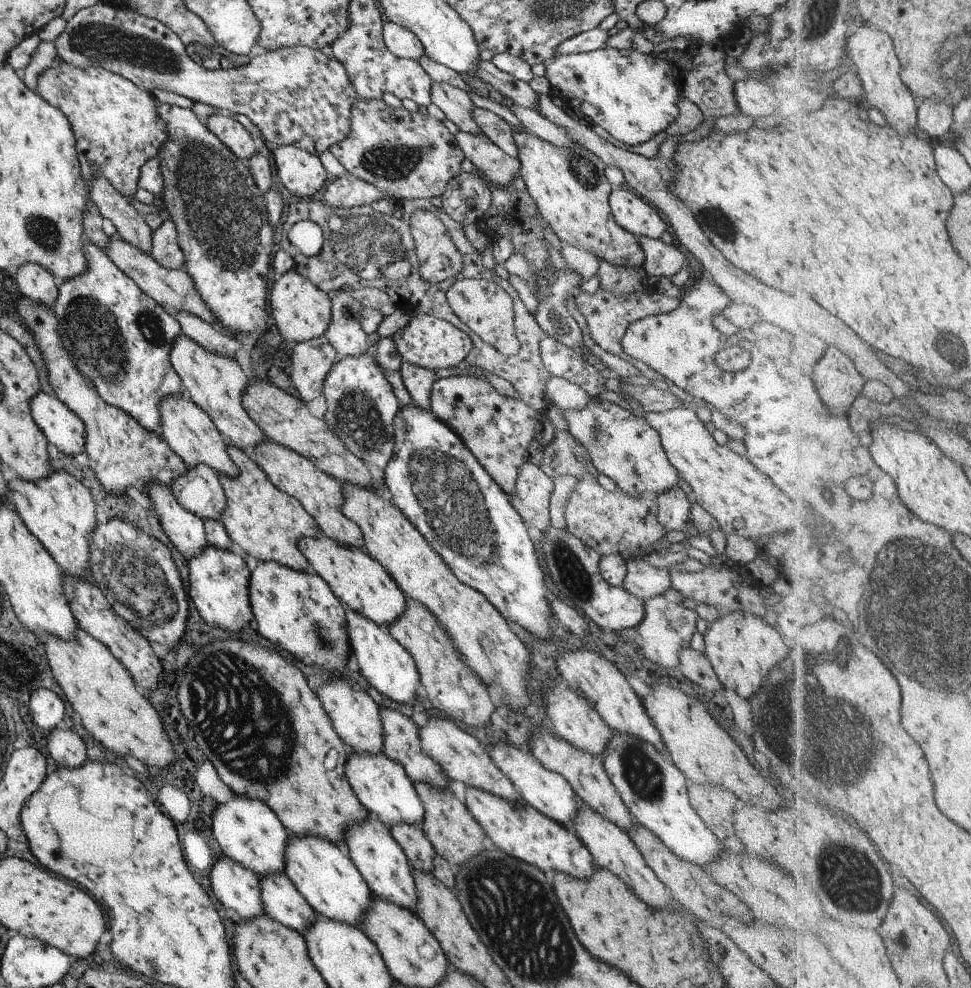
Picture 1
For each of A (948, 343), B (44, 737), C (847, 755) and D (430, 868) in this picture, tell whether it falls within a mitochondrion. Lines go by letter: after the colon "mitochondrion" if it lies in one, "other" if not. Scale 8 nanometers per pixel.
A: mitochondrion
B: other
C: mitochondrion
D: other

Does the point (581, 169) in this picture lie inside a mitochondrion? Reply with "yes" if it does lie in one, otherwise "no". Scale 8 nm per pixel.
yes

